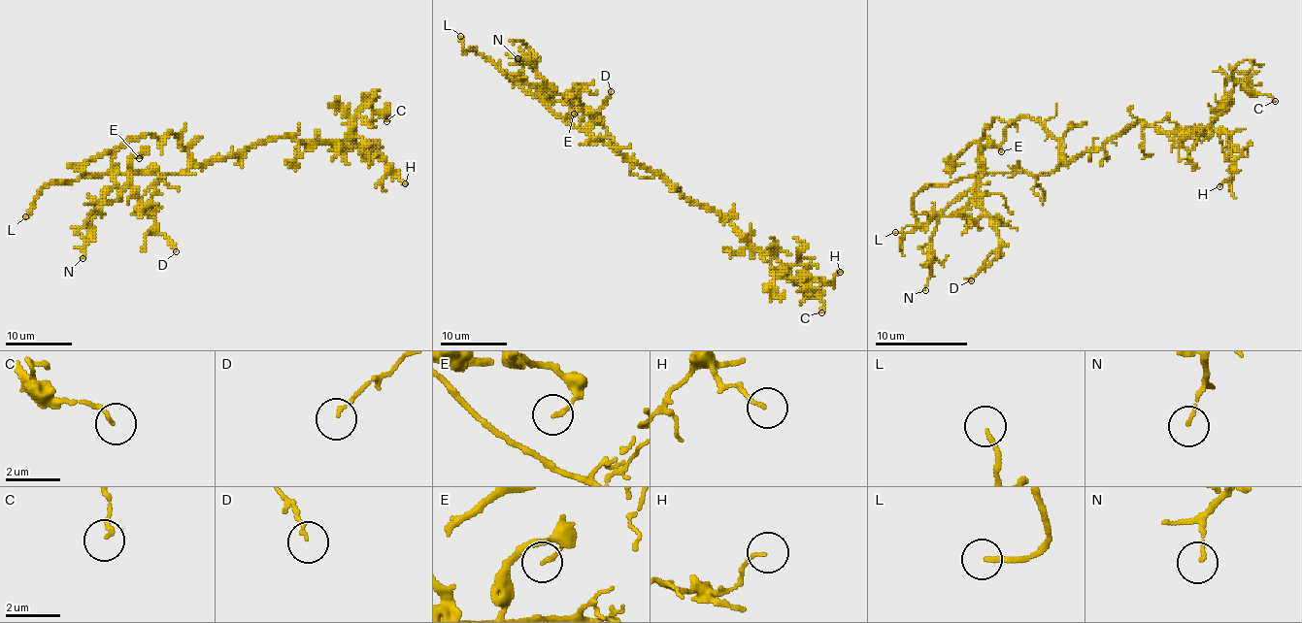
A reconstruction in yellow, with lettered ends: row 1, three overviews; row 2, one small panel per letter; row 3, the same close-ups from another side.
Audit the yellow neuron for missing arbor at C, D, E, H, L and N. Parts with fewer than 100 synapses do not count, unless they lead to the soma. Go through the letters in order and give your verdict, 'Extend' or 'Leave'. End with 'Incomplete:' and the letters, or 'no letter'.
C: Leave
D: Leave
E: Leave
H: Leave
L: Extend
N: Leave
Incomplete: L

